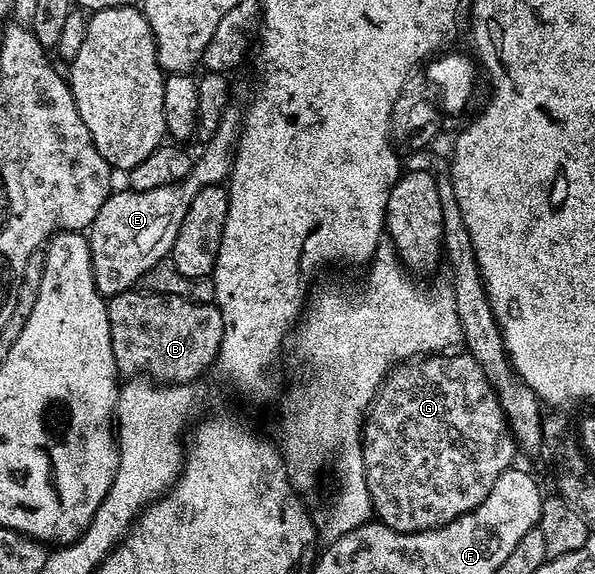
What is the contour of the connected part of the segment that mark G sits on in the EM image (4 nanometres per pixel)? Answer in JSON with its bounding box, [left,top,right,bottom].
[362,353,518,533]

